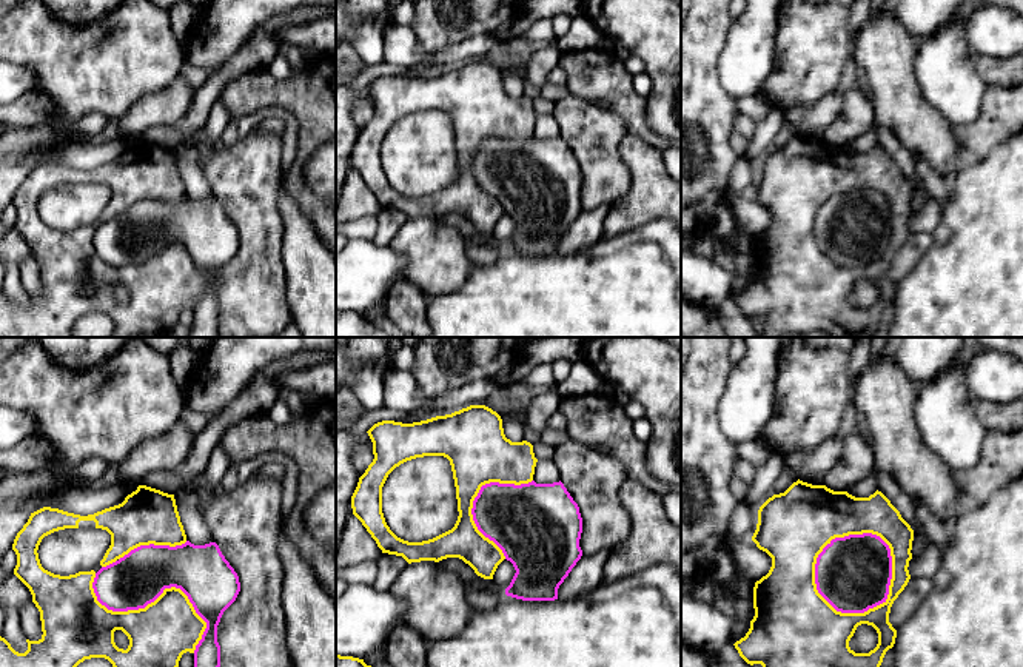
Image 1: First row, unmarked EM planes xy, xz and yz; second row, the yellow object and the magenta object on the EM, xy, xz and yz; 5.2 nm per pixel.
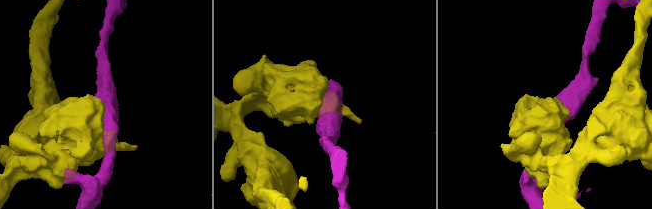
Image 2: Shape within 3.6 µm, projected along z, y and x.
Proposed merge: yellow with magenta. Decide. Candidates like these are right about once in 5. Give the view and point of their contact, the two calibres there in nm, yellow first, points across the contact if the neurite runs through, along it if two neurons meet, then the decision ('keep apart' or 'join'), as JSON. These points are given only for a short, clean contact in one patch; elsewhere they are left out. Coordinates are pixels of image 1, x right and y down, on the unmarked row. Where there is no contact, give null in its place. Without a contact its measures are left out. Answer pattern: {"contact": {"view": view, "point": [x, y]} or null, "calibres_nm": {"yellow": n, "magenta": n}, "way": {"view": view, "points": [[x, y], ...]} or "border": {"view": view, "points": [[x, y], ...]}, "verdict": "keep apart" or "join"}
{"contact": {"view": "yz", "point": [889, 247]}, "calibres_nm": {"yellow": 120, "magenta": 400}, "verdict": "keep apart"}

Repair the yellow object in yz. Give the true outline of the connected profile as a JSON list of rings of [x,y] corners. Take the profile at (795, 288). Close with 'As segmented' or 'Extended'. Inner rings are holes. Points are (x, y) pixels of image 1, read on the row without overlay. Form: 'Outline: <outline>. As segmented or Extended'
Outline: [[[798,134],[784,148],[773,149],[760,162],[752,196],[772,213],[772,222],[755,237],[755,271],[746,291],[733,299],[740,311],[750,320],[761,319],[766,337],[810,331],[823,331],[829,337],[869,337],[875,333],[897,293],[897,285],[889,277],[891,262],[911,234],[907,222],[912,214],[914,185],[891,156],[878,145],[869,153],[855,153],[847,146],[833,146],[826,140]],[[863,188],[880,191],[891,203],[889,250],[883,259],[864,268],[841,268],[817,245],[817,213],[832,194]],[[861,279],[872,280],[878,288],[878,299],[869,308],[855,308],[849,302]]]. As segmented

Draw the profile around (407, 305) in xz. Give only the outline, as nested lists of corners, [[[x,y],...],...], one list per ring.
[[[397,280],[387,296],[387,317],[404,333],[413,337],[431,337],[427,319],[430,296],[416,285]]]

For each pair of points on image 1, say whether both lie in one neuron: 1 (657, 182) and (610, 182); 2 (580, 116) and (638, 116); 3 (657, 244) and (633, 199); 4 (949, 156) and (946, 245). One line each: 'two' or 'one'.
1: two
2: two
3: two
4: two

